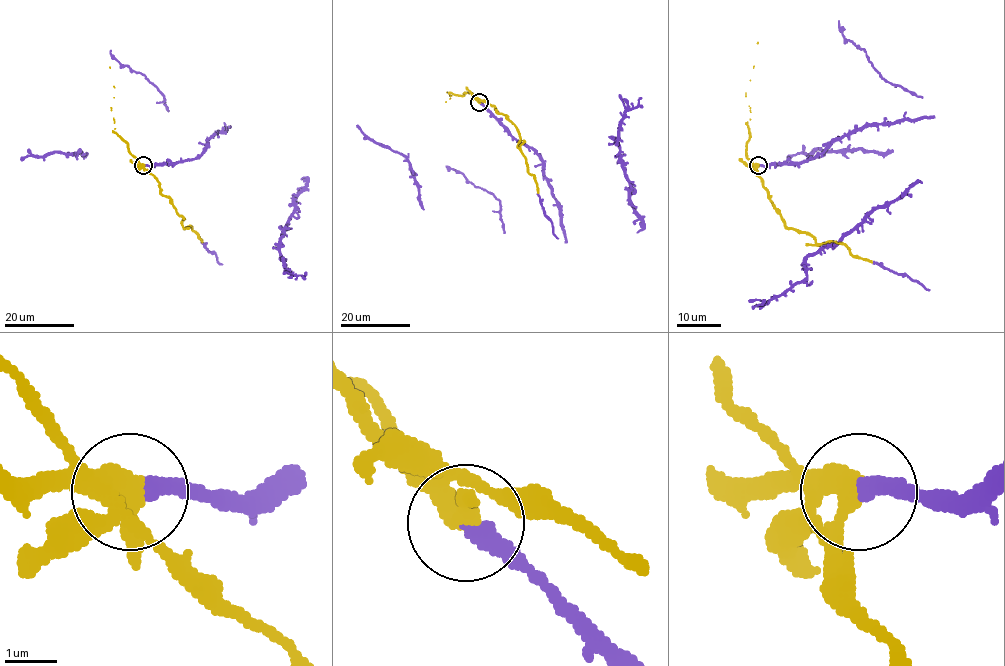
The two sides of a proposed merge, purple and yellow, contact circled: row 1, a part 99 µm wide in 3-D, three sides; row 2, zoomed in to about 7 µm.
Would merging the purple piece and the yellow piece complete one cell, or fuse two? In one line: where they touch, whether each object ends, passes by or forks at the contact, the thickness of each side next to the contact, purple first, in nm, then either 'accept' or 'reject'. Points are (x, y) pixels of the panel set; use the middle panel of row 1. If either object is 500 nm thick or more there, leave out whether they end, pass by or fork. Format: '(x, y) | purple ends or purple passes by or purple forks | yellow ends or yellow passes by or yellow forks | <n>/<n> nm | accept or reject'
(479, 102) | purple ends | yellow forks | 340/320 nm | accept

